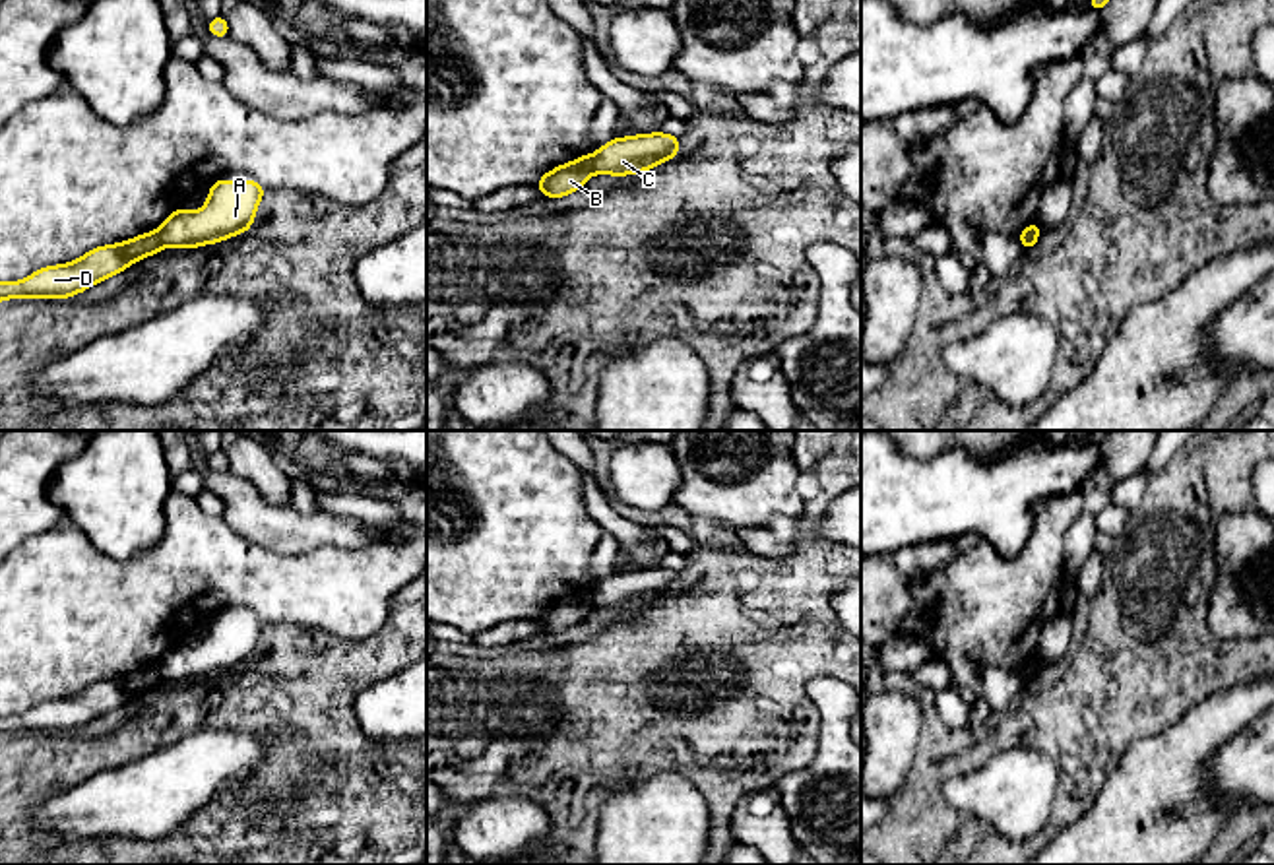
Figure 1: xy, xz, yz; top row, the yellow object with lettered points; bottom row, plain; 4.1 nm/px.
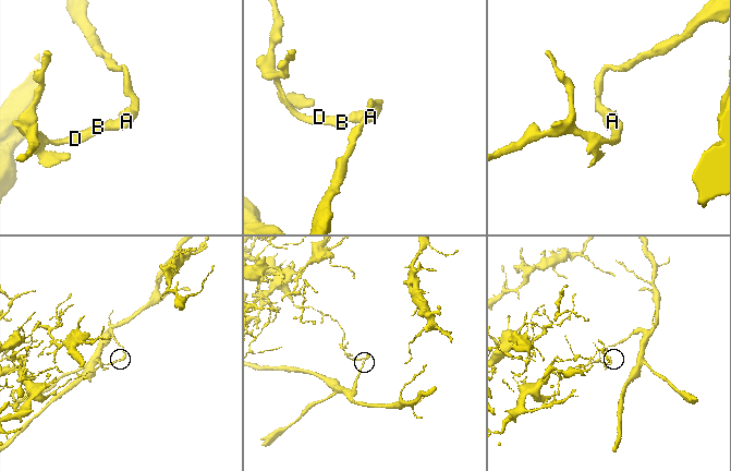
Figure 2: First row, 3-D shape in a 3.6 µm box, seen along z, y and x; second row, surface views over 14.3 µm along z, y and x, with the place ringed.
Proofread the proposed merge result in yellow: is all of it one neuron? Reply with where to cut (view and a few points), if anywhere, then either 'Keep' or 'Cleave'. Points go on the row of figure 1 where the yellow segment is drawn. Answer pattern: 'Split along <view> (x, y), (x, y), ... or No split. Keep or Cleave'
Split along xz (590, 156), (596, 171). Cleave

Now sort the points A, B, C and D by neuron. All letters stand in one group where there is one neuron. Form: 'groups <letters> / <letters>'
groups A C / B D

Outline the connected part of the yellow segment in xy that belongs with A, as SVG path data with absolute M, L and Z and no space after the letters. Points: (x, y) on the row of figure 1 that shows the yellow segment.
M215 180L202 209L180 208L163 221L157 231L161 246L192 250L248 231L264 192L256 180Z

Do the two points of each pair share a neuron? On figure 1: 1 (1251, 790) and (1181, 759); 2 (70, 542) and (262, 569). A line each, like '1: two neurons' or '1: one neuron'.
1: two neurons
2: one neuron

